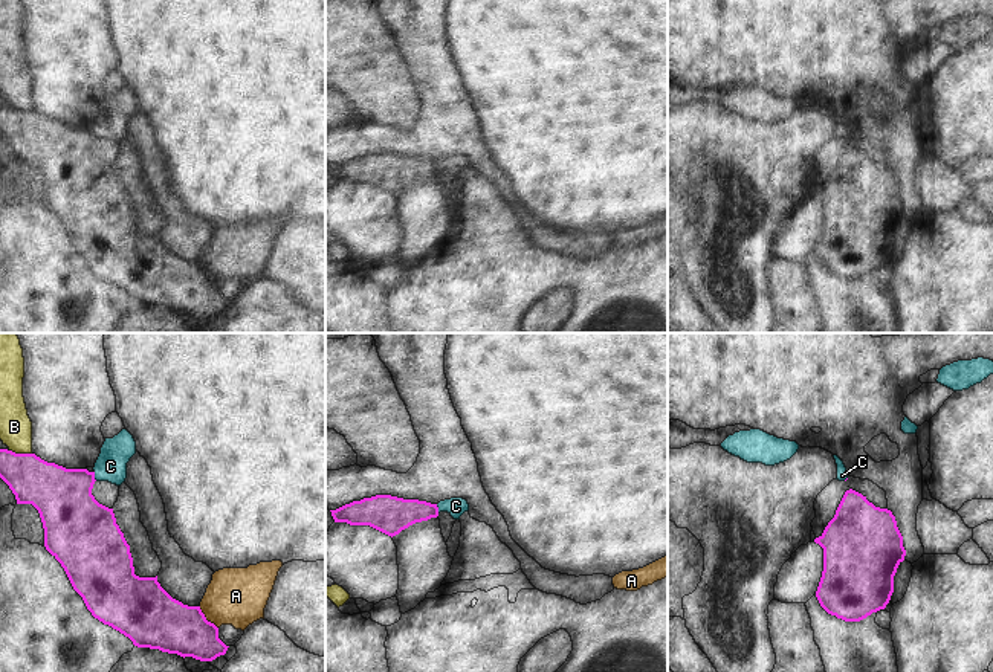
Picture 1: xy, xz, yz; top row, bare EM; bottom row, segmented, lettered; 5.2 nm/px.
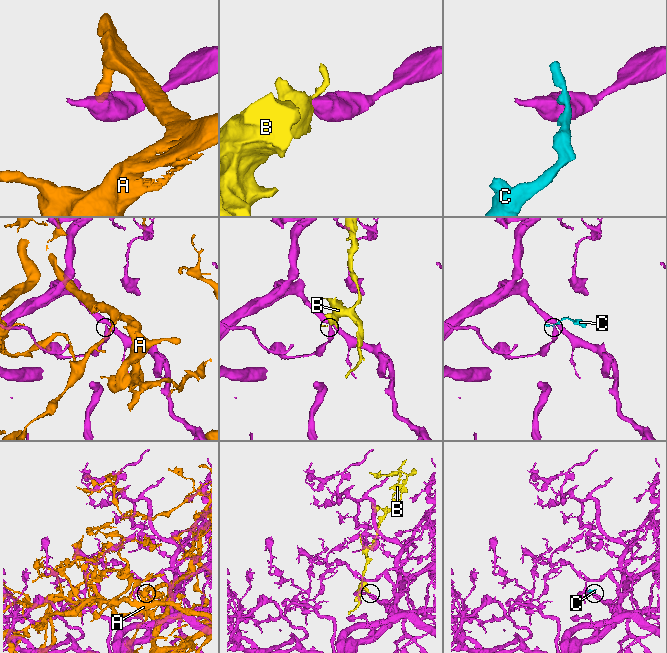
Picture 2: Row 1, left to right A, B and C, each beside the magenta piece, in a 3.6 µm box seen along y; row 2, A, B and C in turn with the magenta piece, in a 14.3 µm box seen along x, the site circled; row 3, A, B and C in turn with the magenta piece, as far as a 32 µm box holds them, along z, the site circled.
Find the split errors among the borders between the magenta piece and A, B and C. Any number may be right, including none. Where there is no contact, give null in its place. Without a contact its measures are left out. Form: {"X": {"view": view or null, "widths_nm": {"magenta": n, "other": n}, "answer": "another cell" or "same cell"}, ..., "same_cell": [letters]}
{"A": {"view": "xy", "widths_nm": {"magenta": 280, "other": 300}, "answer": "another cell"}, "B": {"view": "xy", "widths_nm": {"magenta": 260, "other": 180}, "answer": "another cell"}, "C": {"view": "xy", "widths_nm": {"magenta": 320, "other": 160}, "answer": "another cell"}, "same_cell": []}

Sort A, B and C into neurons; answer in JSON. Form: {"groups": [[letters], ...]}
{"groups": [["A"], ["B"], ["C"]]}

